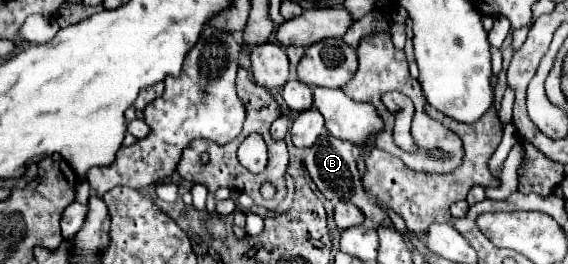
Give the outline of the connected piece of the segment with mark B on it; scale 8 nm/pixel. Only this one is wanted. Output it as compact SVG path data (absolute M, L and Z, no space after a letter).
M324 134L324 136L320 136L320 140L312 148L306 150L304 164L306 164L306 170L310 172L314 184L318 186L318 190L324 194L326 200L350 202L350 204L358 206L364 212L364 216L374 222L374 226L378 226L378 222L392 222L388 218L388 214L380 206L376 206L376 202L370 198L370 194L366 194L360 172L356 168L354 148L352 148L350 142L338 140L338 138L330 136L330 134Z

